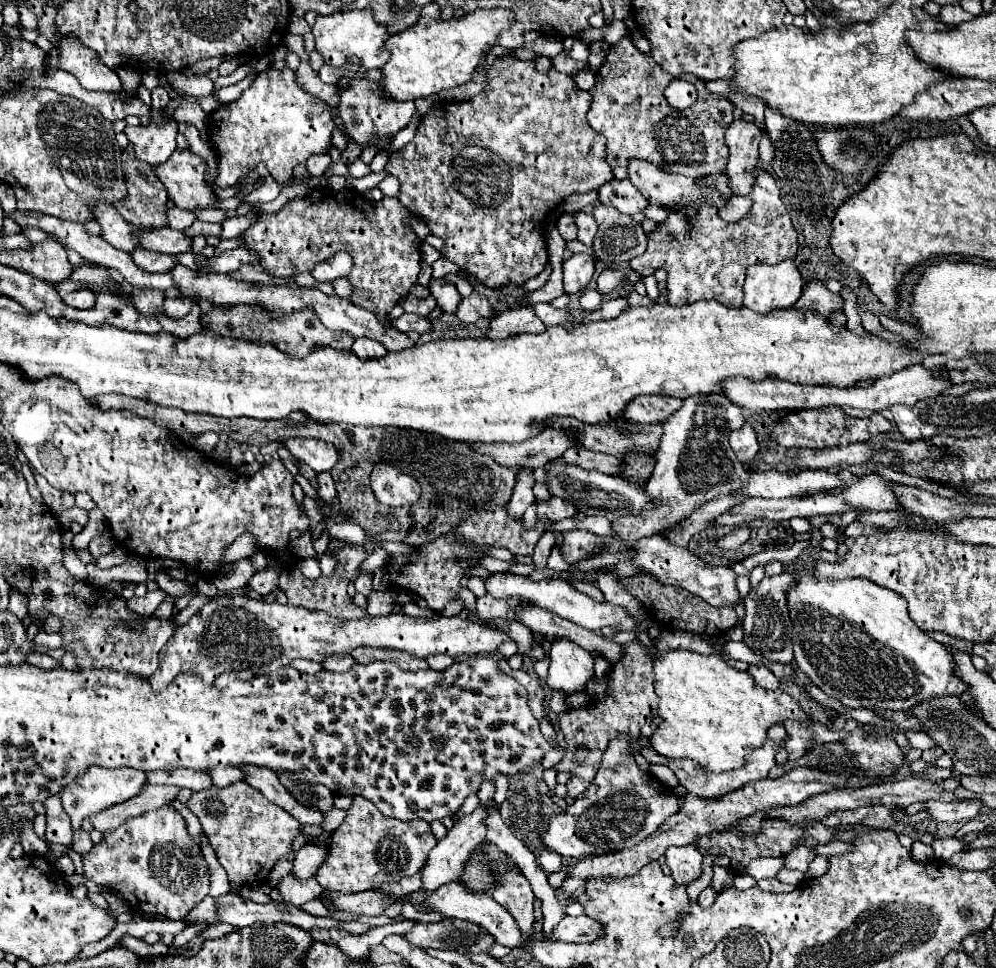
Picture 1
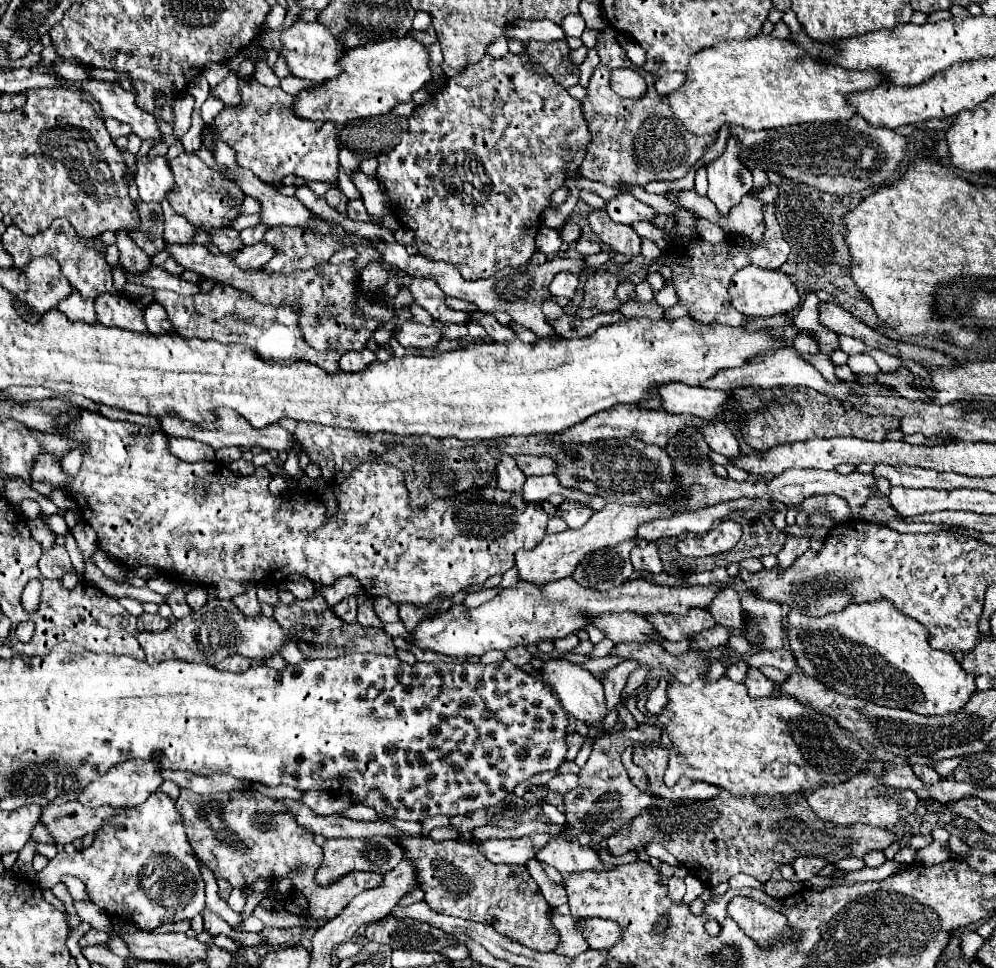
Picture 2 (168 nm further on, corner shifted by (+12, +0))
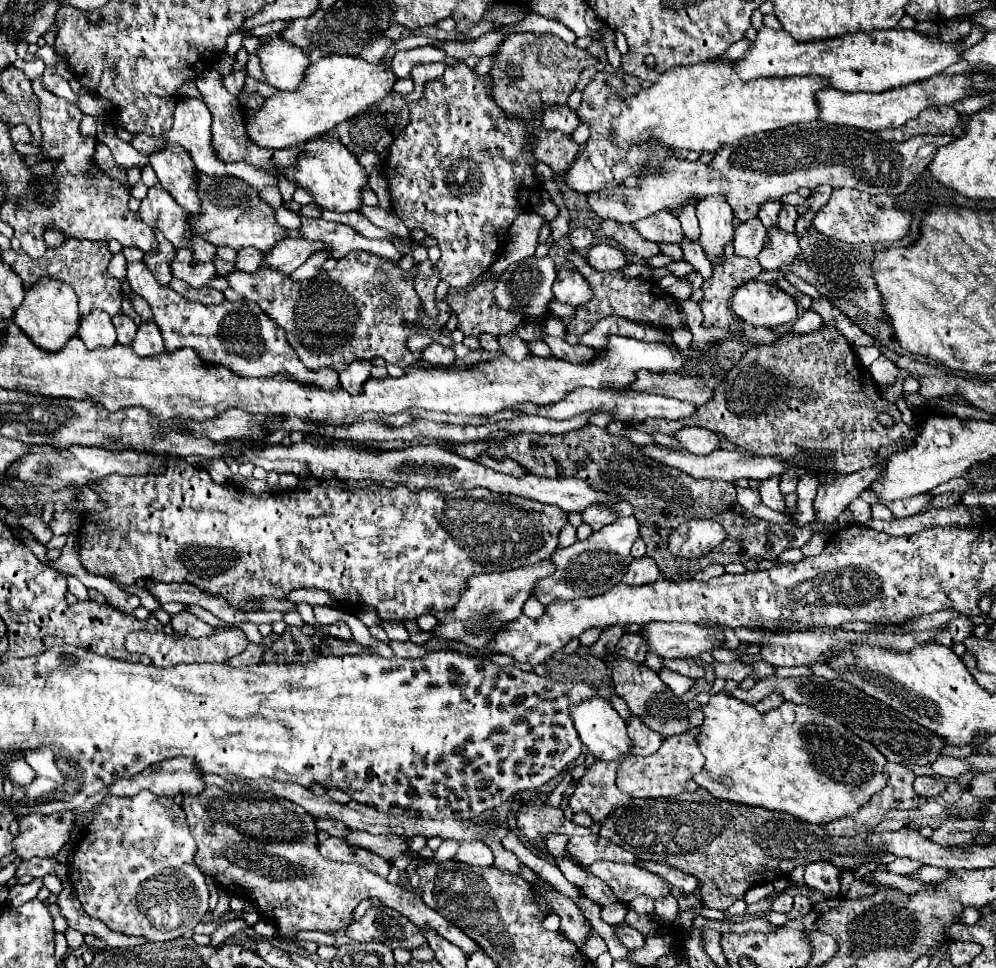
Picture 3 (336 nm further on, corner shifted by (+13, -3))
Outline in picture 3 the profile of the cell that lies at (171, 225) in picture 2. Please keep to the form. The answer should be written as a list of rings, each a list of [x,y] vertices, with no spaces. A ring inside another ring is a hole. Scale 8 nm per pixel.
[[[190,236],[190,250],[194,252],[196,260],[200,262],[210,262],[216,256],[216,246],[208,244],[206,240],[202,240],[200,236]]]

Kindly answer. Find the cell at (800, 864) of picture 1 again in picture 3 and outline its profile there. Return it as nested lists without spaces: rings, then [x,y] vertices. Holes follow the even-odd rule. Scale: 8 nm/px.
[[[814,862],[804,868],[804,880],[808,886],[820,890],[826,898],[838,896],[840,870],[830,862]]]

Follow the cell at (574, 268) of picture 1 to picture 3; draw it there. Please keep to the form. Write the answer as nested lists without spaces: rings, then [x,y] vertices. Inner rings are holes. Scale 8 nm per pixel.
[[[560,270],[554,286],[552,286],[554,298],[560,302],[566,302],[570,306],[580,306],[586,304],[588,298],[592,298],[590,286],[584,282],[578,270]]]

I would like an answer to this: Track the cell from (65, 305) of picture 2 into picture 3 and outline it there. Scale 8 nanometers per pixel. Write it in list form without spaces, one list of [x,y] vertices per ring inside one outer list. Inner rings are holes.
[[[96,308],[88,316],[82,316],[78,320],[78,336],[88,348],[110,346],[112,342],[116,342],[116,330],[110,322],[110,316]]]

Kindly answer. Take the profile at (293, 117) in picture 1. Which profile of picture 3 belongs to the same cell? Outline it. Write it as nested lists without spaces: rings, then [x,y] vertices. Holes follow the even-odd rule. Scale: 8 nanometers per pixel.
[[[330,134],[310,138],[306,142],[298,144],[298,148],[300,148],[300,156],[298,156],[296,164],[284,166],[280,170],[280,176],[288,178],[298,188],[310,192],[314,202],[320,208],[328,208],[334,212],[358,210],[362,204],[360,190],[362,190],[362,186],[368,184],[368,176],[366,176],[364,168],[358,164],[356,156],[352,152],[348,152],[348,148],[344,148],[344,144],[340,144],[340,140]]]

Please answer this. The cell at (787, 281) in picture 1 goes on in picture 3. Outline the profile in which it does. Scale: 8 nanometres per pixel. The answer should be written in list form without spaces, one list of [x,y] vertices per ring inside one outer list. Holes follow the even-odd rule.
[[[750,280],[734,290],[732,310],[752,326],[776,328],[798,318],[794,298],[776,284]]]

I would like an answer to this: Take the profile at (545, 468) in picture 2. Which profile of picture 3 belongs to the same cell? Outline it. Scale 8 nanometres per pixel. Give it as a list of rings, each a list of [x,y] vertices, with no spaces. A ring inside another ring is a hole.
[[[486,454],[484,458],[480,458],[480,464],[488,466],[488,468],[492,468],[496,472],[504,472],[504,474],[512,474],[512,476],[526,476],[526,472],[528,472],[524,466],[520,466],[516,460],[512,460],[508,456],[502,458],[502,460],[494,460],[494,458],[490,458]]]

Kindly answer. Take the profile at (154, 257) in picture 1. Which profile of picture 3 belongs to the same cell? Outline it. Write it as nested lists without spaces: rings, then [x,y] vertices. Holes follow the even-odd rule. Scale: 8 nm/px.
[[[188,248],[176,250],[176,258],[172,260],[172,276],[184,280],[192,288],[202,288],[210,278],[216,276],[216,268],[212,262],[194,260]]]

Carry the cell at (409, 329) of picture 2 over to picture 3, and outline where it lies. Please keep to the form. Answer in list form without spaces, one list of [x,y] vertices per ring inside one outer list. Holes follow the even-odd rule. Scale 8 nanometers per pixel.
[[[432,342],[430,346],[426,346],[422,350],[422,360],[424,362],[430,362],[434,366],[450,366],[456,360],[456,354],[454,354],[452,348],[446,348],[442,344]]]

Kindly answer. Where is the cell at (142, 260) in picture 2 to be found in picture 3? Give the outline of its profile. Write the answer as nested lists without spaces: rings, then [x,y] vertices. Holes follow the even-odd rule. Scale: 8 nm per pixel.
[[[142,260],[128,262],[126,278],[130,282],[132,292],[140,294],[150,304],[154,322],[160,326],[160,332],[164,336],[164,348],[168,352],[190,346],[200,352],[202,360],[210,360],[210,364],[224,364],[232,368],[232,372],[240,372],[242,376],[260,378],[284,372],[296,380],[304,380],[306,384],[318,384],[320,388],[338,386],[336,370],[322,368],[312,372],[310,368],[306,368],[296,356],[296,350],[288,344],[284,328],[280,328],[264,310],[260,310],[250,300],[224,300],[222,304],[210,306],[190,302],[184,296],[176,294],[172,288],[162,288]]]

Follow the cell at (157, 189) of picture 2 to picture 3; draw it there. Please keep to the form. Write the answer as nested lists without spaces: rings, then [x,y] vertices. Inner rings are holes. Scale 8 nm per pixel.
[[[152,186],[140,204],[138,216],[150,226],[158,228],[176,248],[188,248],[188,212],[160,186]]]

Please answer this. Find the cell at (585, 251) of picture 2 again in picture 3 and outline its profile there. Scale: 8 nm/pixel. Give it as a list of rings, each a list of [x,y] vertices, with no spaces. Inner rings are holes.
[[[596,244],[588,252],[588,264],[596,270],[620,270],[626,266],[624,254],[610,244]]]

